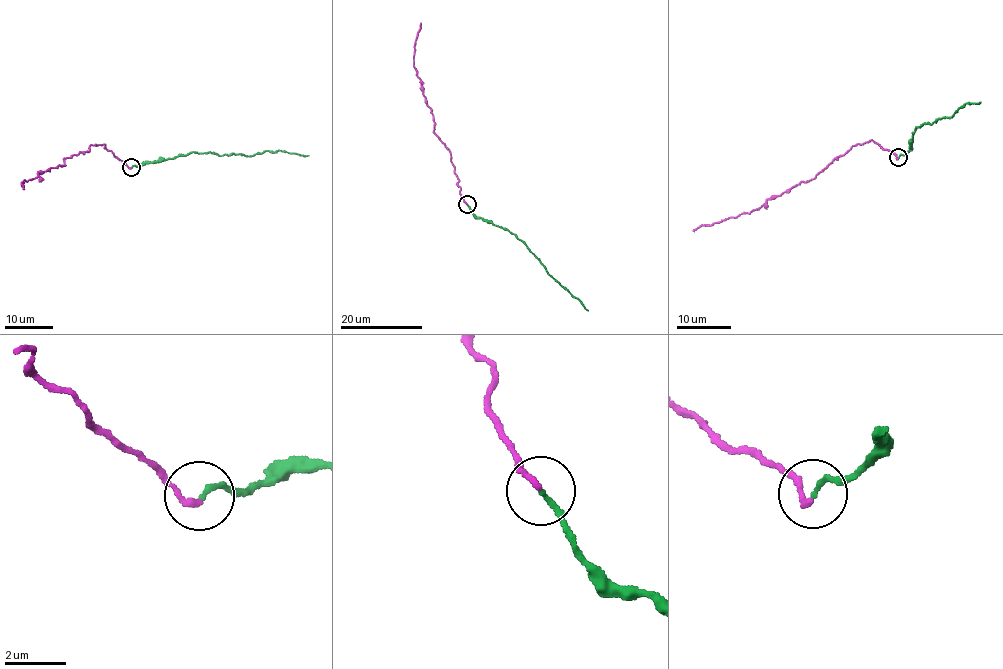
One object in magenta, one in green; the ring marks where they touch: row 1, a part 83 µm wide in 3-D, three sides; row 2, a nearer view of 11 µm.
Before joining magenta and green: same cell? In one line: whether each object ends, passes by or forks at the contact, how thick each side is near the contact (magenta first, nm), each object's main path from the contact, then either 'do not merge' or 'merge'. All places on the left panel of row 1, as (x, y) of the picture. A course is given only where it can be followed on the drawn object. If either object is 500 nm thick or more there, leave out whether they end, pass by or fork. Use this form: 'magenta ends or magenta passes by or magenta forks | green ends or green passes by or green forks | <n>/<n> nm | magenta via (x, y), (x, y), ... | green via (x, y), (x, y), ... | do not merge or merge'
magenta ends | green ends | 190/160 nm | magenta via (131, 168), (104, 144), (93, 144), (65, 158), (62, 166), (21, 181), (23, 188) | green via (131, 167), (192, 152), (252, 156), (264, 151), (285, 151), (308, 155) | merge

